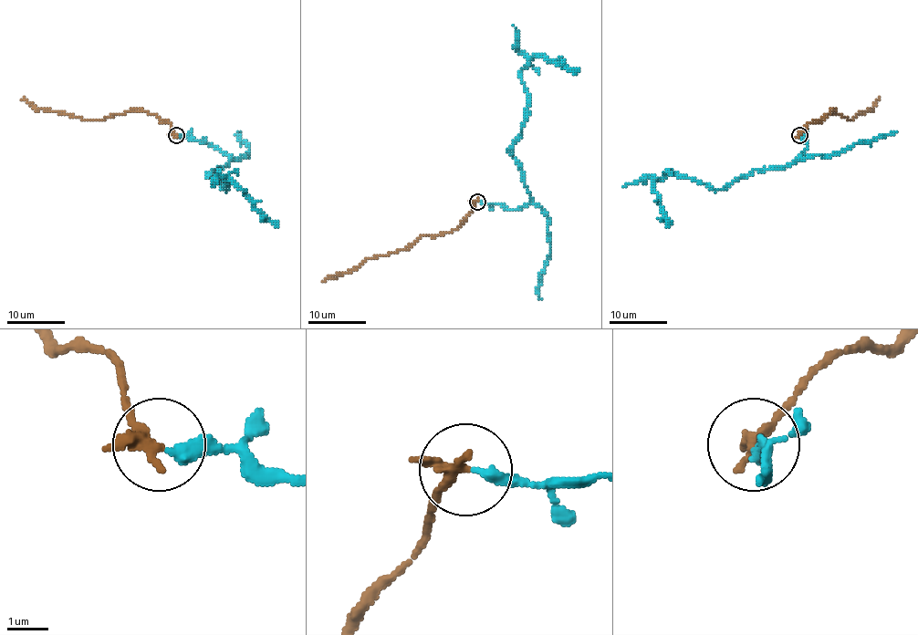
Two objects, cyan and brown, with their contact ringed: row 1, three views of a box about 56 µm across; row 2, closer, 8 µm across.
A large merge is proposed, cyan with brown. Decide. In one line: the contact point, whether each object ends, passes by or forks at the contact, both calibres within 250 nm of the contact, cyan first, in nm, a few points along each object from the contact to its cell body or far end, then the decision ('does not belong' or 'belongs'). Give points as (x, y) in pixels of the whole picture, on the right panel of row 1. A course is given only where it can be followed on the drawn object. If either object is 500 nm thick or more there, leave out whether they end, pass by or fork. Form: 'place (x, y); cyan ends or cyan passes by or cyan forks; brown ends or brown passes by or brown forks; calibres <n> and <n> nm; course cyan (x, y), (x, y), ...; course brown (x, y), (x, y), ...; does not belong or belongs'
place (799, 135); cyan ends; brown passes by; calibres 280 and 240 nm; course cyan (799, 135), (807, 148), (793, 161), (756, 168), (723, 189), (673, 174), (660, 177), (652, 189), (666, 227); course brown (799, 135), (829, 112), (835, 110), (832, 112), (851, 120), (859, 113), (869, 112), (879, 99); does not belong

